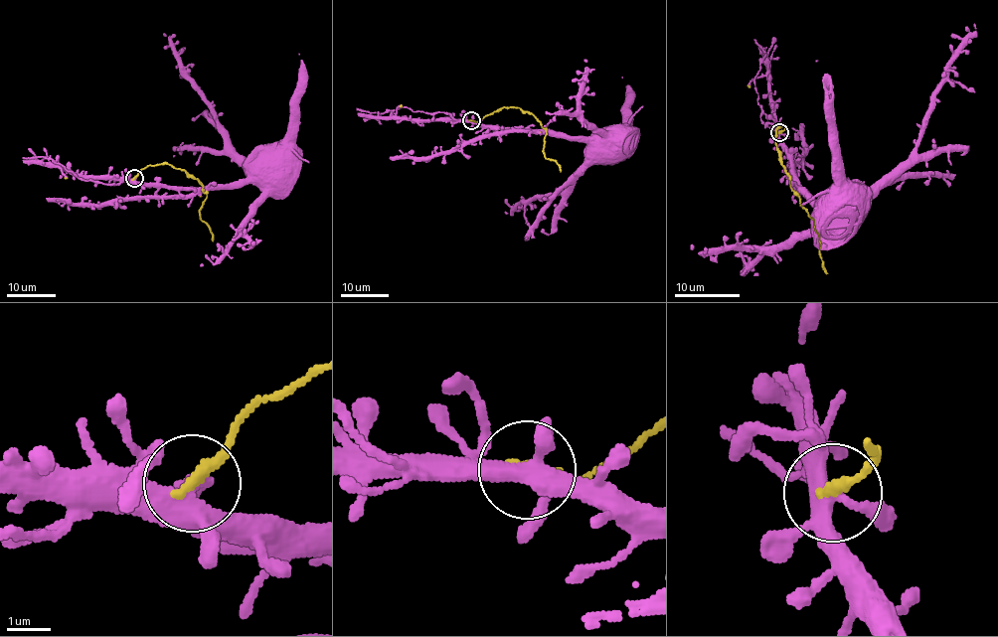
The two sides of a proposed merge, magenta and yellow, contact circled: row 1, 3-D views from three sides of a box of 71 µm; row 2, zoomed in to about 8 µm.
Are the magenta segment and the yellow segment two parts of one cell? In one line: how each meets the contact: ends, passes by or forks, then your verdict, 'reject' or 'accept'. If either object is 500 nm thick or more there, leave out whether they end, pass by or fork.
magenta forks; yellow ends; accept

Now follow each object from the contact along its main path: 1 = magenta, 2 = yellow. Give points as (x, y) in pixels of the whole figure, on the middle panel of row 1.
1: (470, 120), (485, 127), (563, 132), (569, 137), (595, 136), (614, 130)
2: (470, 120), (478, 122), (502, 108), (532, 112), (546, 131), (545, 157), (555, 161), (561, 171)

